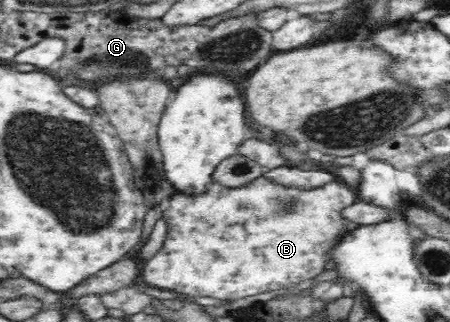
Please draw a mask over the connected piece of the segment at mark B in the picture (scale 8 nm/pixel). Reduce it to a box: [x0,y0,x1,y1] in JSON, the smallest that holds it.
[140,176,358,302]

